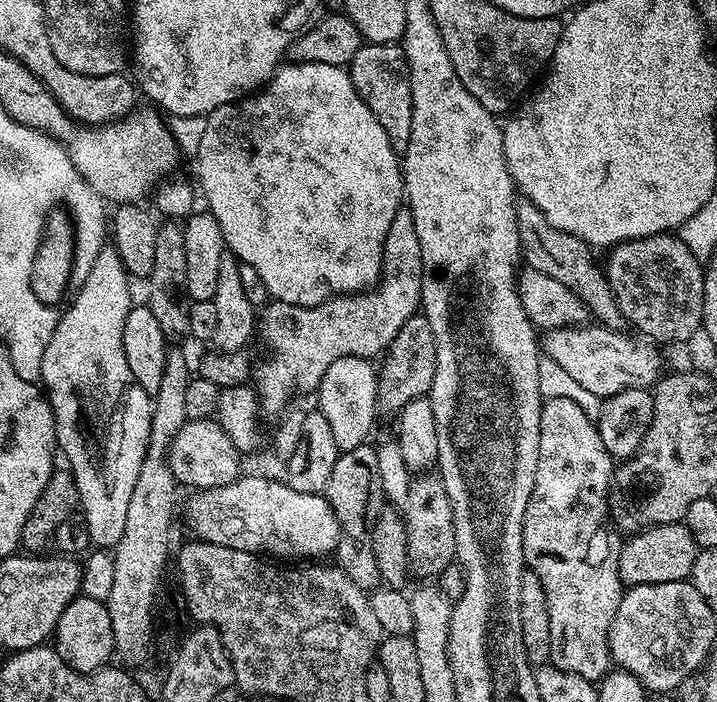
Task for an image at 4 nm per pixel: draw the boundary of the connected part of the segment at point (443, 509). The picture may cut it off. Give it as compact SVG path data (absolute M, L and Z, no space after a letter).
M435 471L413 475L410 490L406 490L406 502L402 506L406 538L408 539L408 563L411 571L420 578L436 578L456 560L454 540L454 510L450 506L450 494Z

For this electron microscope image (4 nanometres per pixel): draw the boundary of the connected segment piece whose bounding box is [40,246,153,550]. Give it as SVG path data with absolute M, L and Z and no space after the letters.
M105 246L98 254L97 261L90 268L90 274L84 284L79 285L76 297L72 300L72 305L65 312L59 313L54 334L50 334L50 343L46 346L46 354L42 354L42 381L43 391L46 393L52 413L56 419L56 446L57 449L68 459L67 467L70 469L72 477L76 480L78 494L80 495L79 511L82 513L86 526L90 530L90 538L93 545L100 550L115 549L116 543L122 538L122 530L126 530L126 506L130 506L130 494L134 494L134 482L138 482L138 470L142 470L144 455L148 449L148 439L150 438L150 422L152 421L153 397L142 386L138 386L130 366L126 363L126 350L122 350L122 330L126 326L126 314L134 306L132 300L132 284L128 271L124 268L122 258L114 246Z

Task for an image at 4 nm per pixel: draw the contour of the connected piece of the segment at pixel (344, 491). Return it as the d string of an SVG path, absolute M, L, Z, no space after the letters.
M371 443L354 450L341 452L334 462L330 482L326 482L322 493L336 512L340 523L340 540L336 543L335 563L348 575L350 582L365 590L372 590L381 583L378 562L374 562L372 545L372 521L385 503L382 477L378 474L378 454Z

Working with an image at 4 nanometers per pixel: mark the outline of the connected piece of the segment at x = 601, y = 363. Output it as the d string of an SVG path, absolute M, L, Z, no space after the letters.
M603 326L550 328L543 333L542 352L570 374L578 386L601 398L613 396L627 388L651 389L662 375L659 354L652 349L655 347L651 343L640 338L632 341L622 333Z

